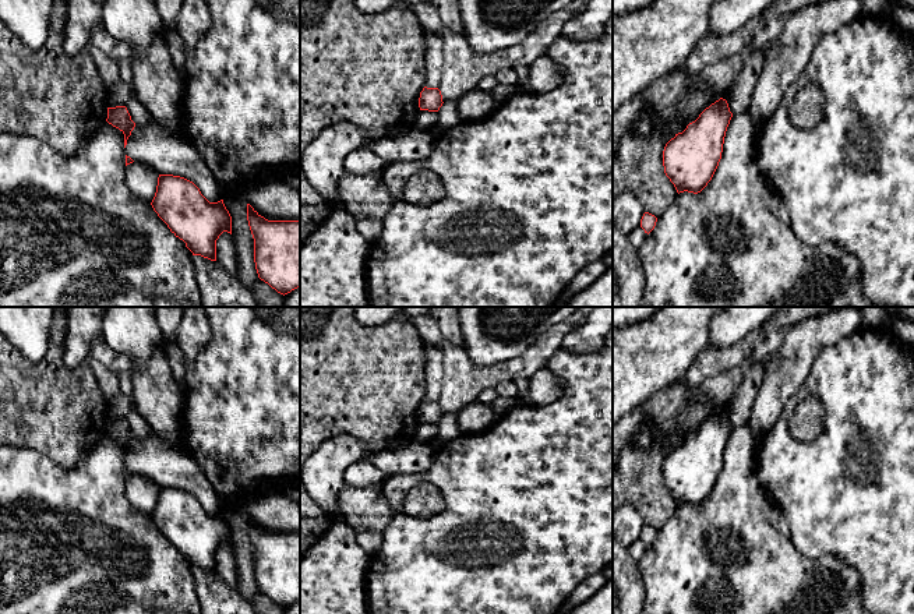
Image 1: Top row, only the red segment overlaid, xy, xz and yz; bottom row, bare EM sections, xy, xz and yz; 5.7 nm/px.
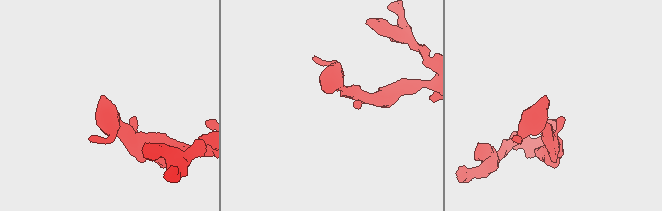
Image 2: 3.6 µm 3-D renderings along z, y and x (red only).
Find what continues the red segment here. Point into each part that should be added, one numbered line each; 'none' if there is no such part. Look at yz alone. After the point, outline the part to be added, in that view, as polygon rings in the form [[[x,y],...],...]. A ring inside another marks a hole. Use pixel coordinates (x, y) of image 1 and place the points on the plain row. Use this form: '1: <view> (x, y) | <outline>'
none

